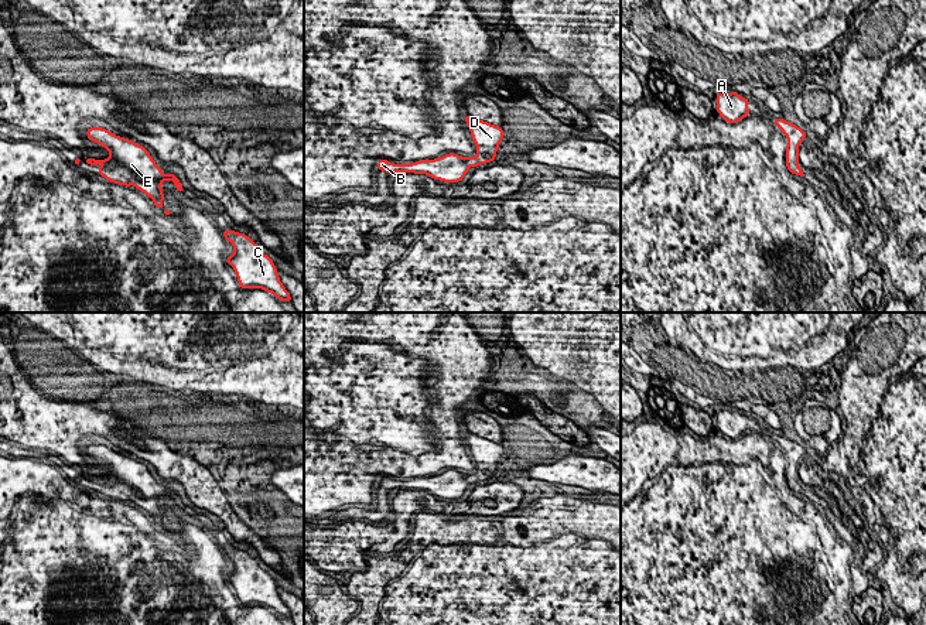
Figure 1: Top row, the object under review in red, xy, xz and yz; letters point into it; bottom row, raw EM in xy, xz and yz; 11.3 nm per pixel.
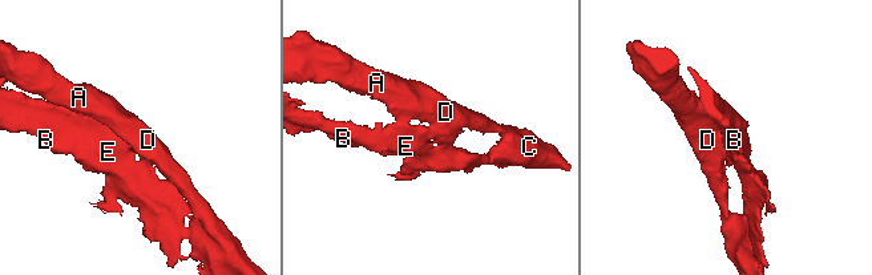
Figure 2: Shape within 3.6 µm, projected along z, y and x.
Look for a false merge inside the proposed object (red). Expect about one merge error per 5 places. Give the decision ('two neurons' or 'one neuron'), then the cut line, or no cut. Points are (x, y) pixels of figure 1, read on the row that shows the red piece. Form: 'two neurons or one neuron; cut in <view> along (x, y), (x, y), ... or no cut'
one neuron; no cut

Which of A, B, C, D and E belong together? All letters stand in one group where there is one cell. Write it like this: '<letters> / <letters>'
A B C D E

